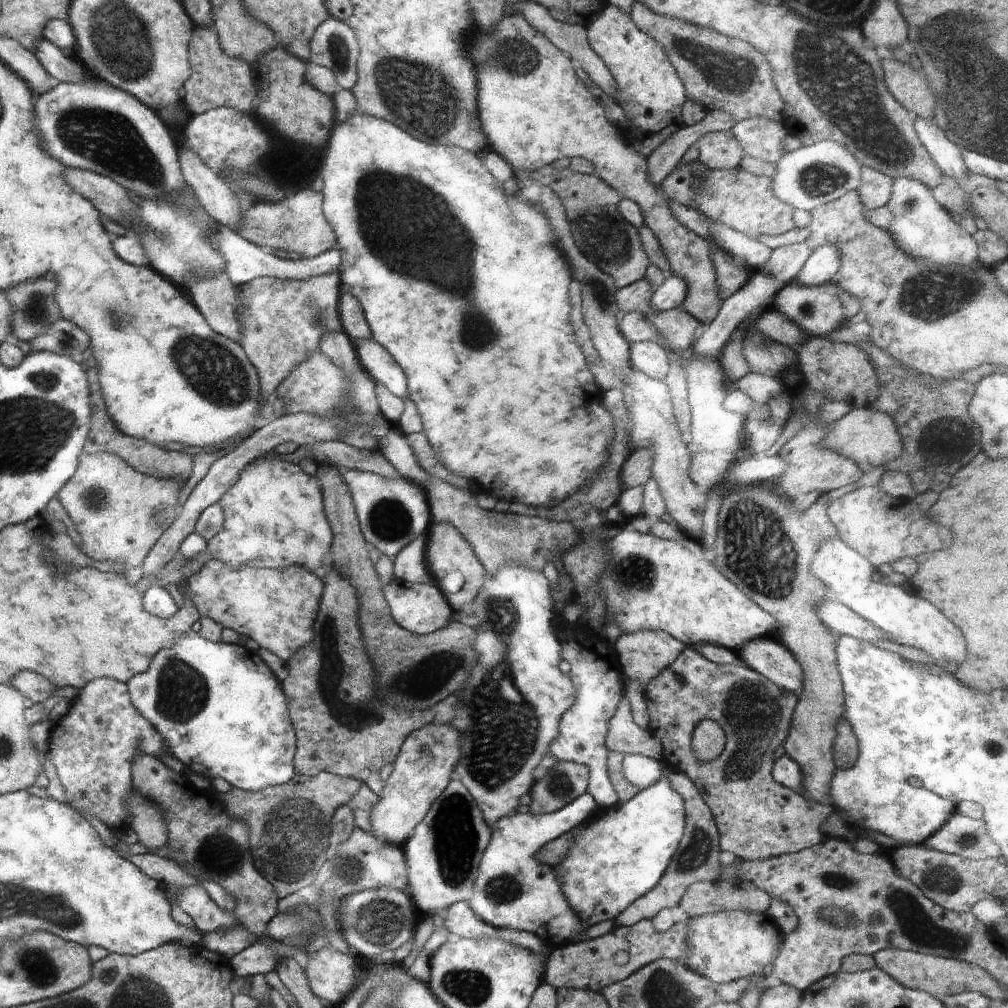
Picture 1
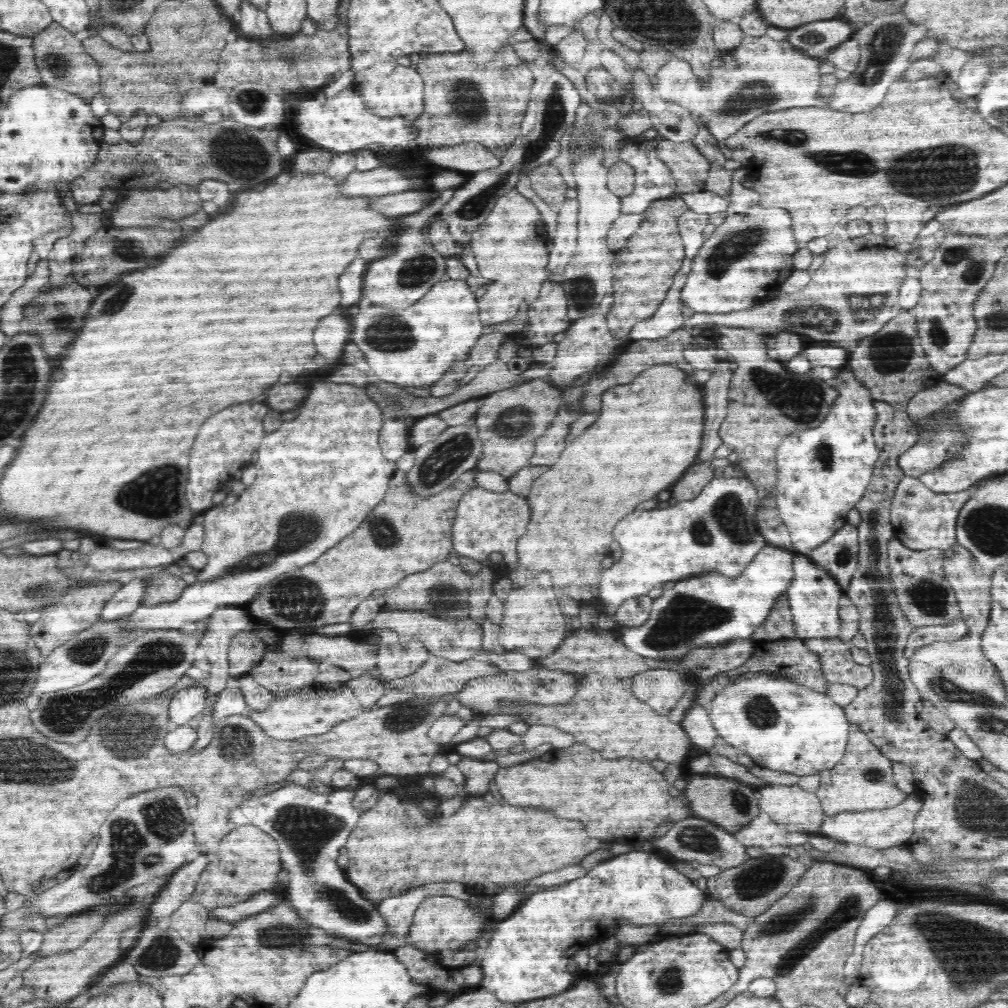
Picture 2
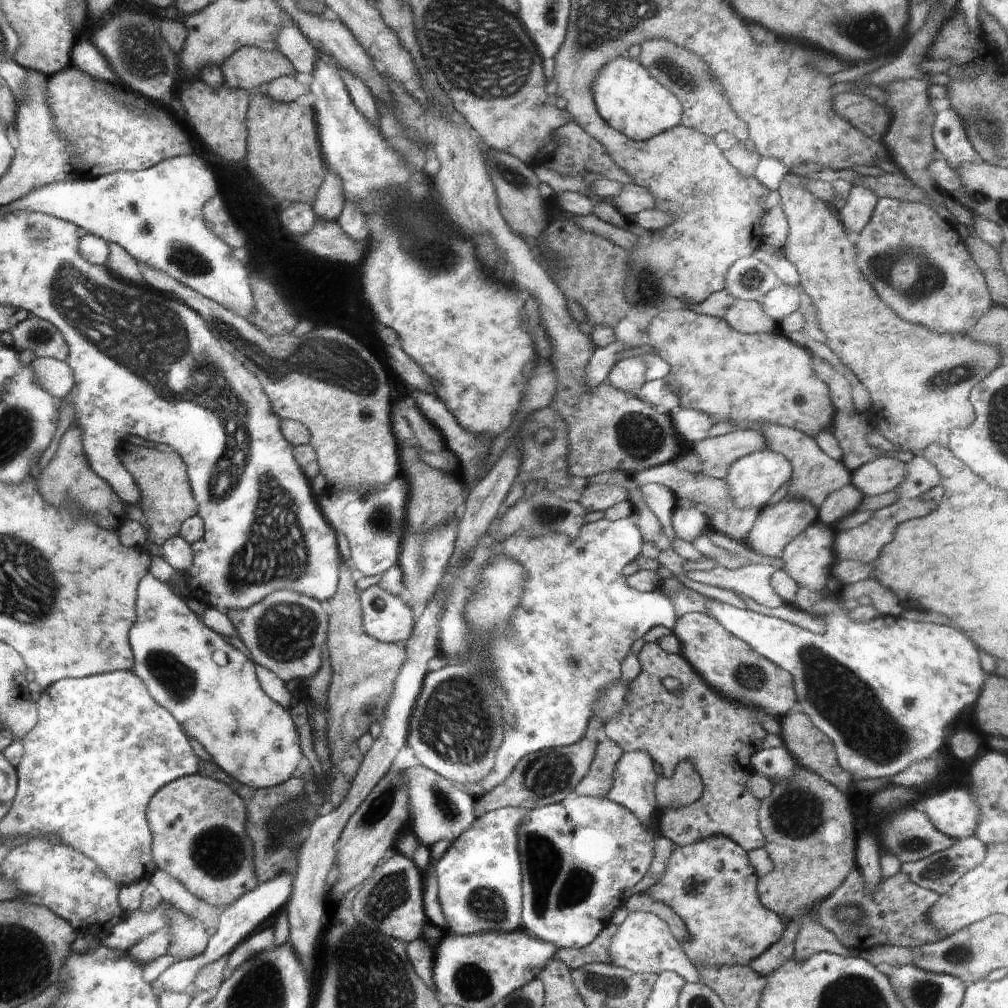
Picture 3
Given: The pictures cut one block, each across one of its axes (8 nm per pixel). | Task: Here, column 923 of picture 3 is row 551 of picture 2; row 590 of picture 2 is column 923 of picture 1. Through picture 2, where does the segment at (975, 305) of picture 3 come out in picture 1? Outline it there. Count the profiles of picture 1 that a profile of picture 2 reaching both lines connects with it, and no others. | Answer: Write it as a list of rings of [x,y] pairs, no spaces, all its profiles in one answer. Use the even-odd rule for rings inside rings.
[[[898,177],[893,179],[893,191],[887,204],[893,212],[893,221],[888,232],[895,238],[897,245],[904,253],[911,257],[922,258],[927,261],[937,261],[939,264],[946,265],[950,262],[963,264],[973,267],[978,263],[976,258],[976,242],[973,235],[970,236],[961,226],[952,220],[951,214],[934,199],[934,195],[928,185],[918,179],[910,177]]]

